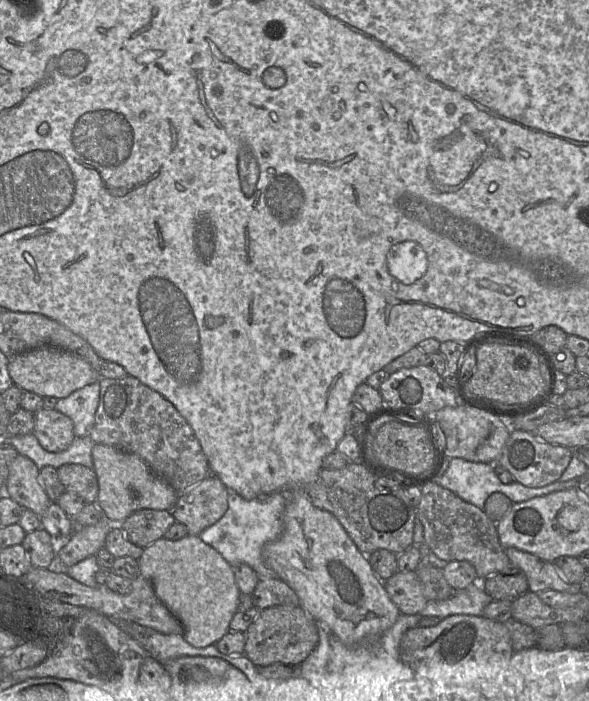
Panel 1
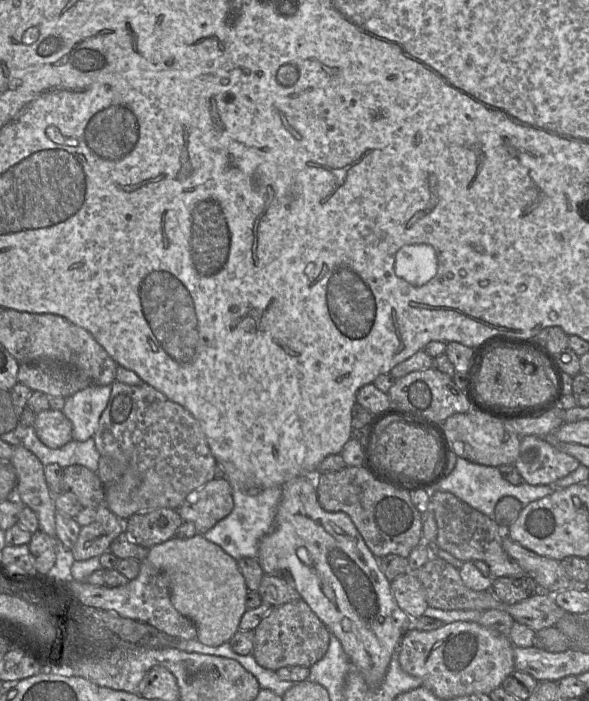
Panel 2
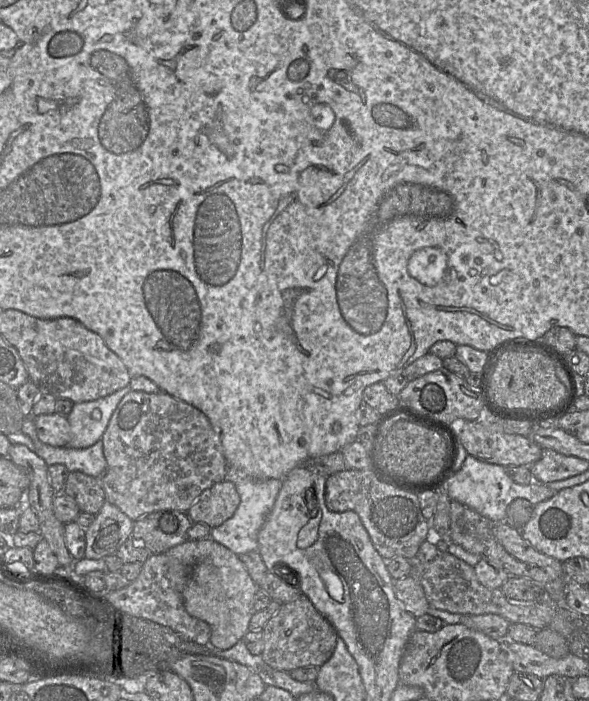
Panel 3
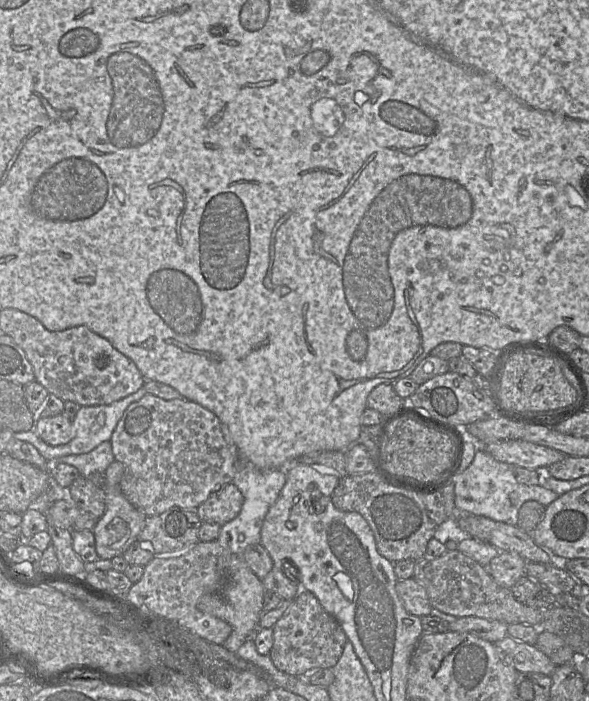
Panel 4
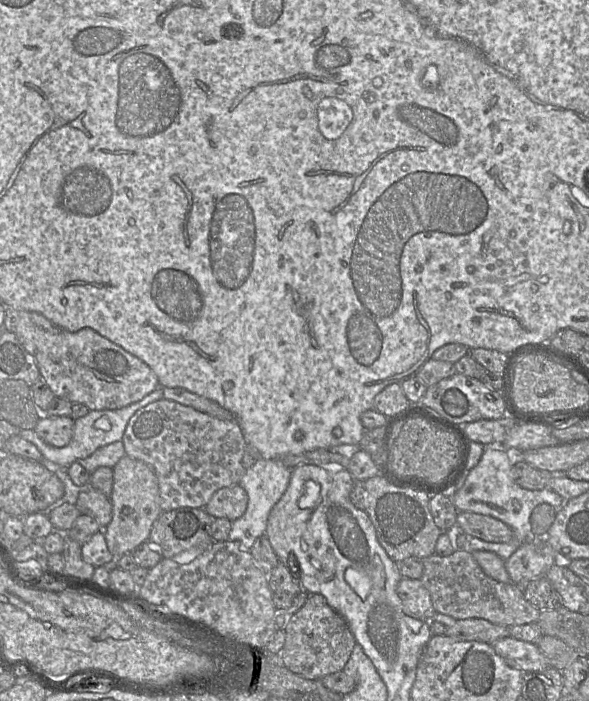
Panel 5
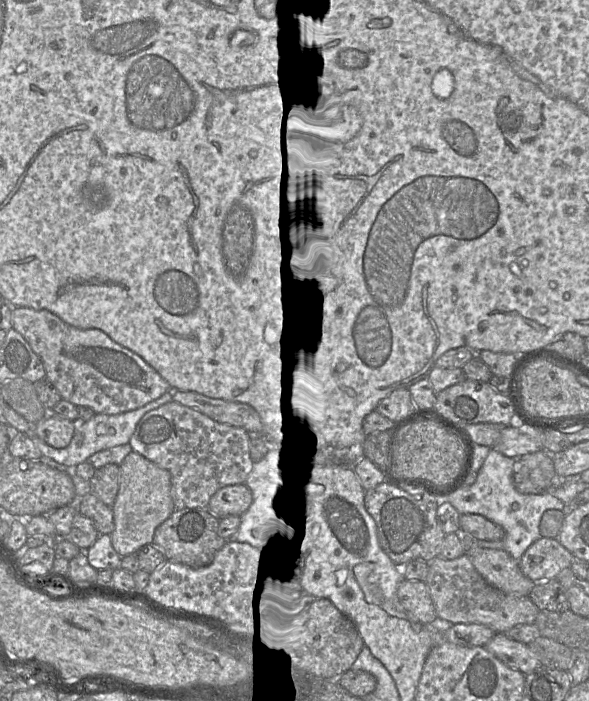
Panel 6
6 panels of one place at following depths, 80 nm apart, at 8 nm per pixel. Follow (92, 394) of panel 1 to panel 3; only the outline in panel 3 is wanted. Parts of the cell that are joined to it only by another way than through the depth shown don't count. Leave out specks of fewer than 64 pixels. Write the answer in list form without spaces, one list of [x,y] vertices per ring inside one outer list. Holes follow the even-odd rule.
[[[128,385],[106,397],[74,403],[67,416],[71,426],[71,440],[65,447],[84,449],[101,440],[114,410],[130,391],[133,390]]]

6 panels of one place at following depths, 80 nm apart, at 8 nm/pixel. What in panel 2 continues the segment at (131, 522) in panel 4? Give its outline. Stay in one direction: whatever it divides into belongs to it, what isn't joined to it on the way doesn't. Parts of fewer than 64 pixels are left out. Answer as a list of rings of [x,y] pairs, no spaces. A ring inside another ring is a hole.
[[[106,505],[97,508],[96,519],[81,527],[76,544],[71,549],[75,561],[99,557],[109,551],[115,538],[124,532],[124,520],[117,517]]]

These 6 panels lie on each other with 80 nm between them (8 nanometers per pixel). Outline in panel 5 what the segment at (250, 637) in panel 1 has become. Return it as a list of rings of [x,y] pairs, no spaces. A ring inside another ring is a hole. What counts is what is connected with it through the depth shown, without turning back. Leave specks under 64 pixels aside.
[[[309,594],[307,601],[283,628],[285,644],[279,662],[289,671],[307,679],[321,679],[342,671],[348,662],[356,639],[347,621],[320,594]]]

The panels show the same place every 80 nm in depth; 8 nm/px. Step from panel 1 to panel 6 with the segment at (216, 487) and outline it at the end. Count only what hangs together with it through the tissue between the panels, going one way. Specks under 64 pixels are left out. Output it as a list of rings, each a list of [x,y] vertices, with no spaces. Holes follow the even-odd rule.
[[[244,484],[231,485],[218,490],[210,499],[208,511],[217,519],[241,517],[250,507],[252,494]]]

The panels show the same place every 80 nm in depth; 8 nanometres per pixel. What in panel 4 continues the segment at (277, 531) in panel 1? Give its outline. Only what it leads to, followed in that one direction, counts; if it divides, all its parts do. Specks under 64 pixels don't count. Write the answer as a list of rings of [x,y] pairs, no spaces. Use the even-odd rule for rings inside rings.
[[[236,458],[236,475],[233,484],[237,486],[244,497],[244,502],[238,516],[232,521],[221,526],[217,541],[220,545],[228,547],[231,553],[242,555],[248,546],[260,544],[261,528],[264,518],[270,507],[278,499],[282,488],[284,487],[287,474],[283,468],[260,470],[254,465],[239,468],[239,459]]]

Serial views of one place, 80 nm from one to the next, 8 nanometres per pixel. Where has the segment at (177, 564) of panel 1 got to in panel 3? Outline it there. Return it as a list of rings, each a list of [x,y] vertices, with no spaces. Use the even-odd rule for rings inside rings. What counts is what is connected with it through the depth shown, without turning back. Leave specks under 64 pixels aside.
[[[210,538],[186,540],[163,554],[191,567],[191,576],[183,591],[183,604],[189,615],[210,626],[212,647],[227,650],[242,640],[249,631],[249,622],[255,613],[254,596],[259,587],[239,556]]]

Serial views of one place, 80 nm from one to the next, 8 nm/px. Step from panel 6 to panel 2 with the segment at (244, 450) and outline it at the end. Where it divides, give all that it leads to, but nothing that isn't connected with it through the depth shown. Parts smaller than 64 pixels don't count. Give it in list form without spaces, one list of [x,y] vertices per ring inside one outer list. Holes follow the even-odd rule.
[[[117,380],[112,383],[108,403],[92,438],[99,454],[119,466],[118,479],[105,487],[105,505],[124,521],[144,511],[177,510],[189,494],[218,476],[218,464],[198,421],[185,408],[146,383],[139,386]]]

